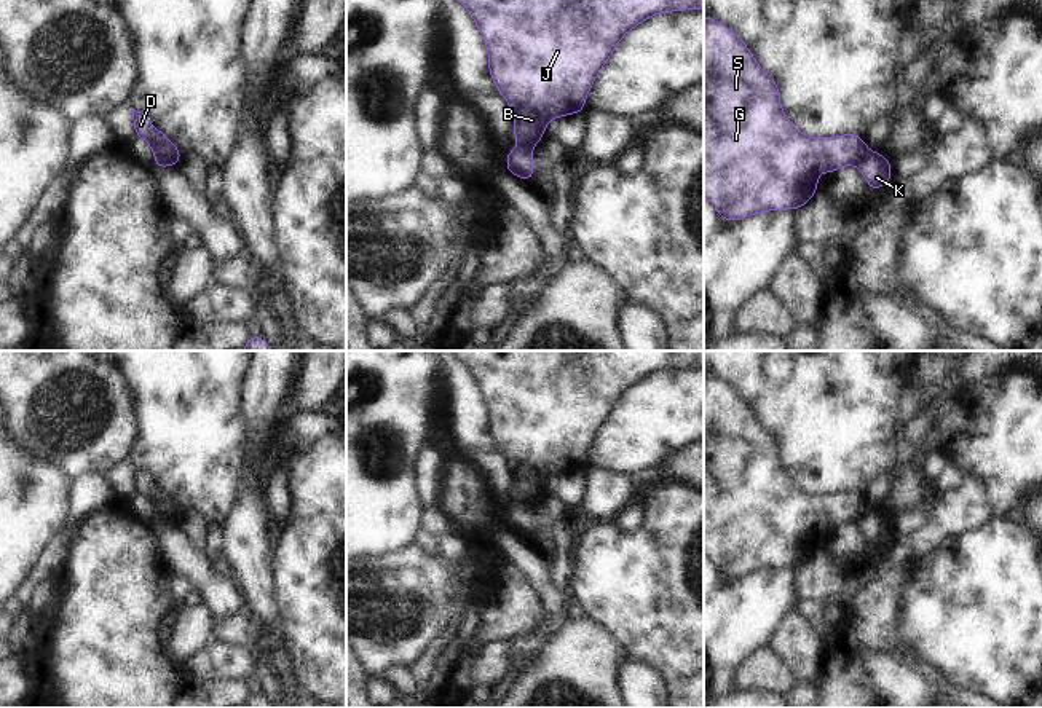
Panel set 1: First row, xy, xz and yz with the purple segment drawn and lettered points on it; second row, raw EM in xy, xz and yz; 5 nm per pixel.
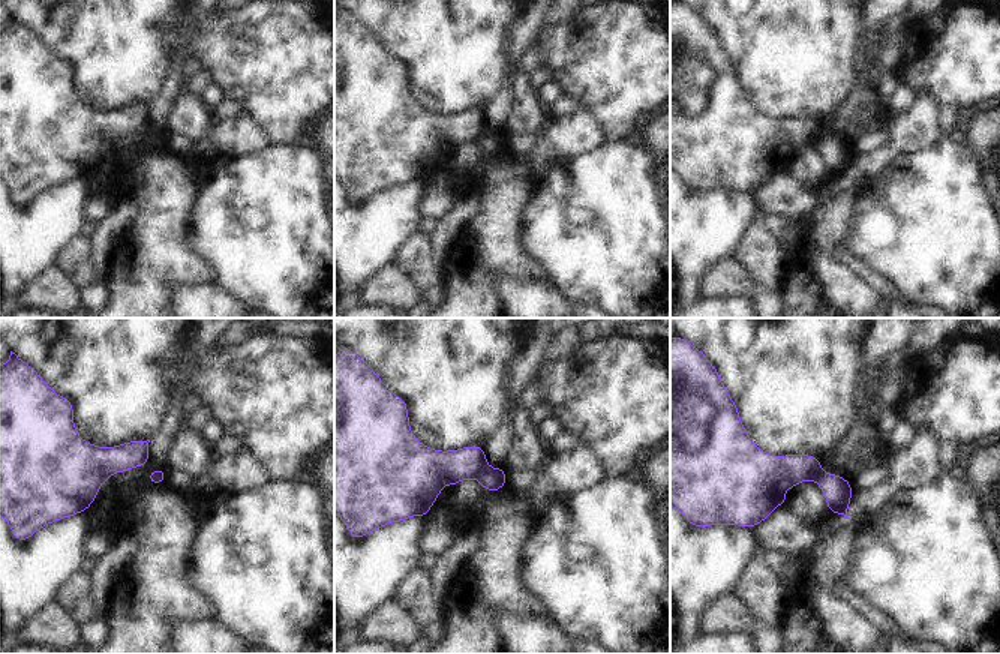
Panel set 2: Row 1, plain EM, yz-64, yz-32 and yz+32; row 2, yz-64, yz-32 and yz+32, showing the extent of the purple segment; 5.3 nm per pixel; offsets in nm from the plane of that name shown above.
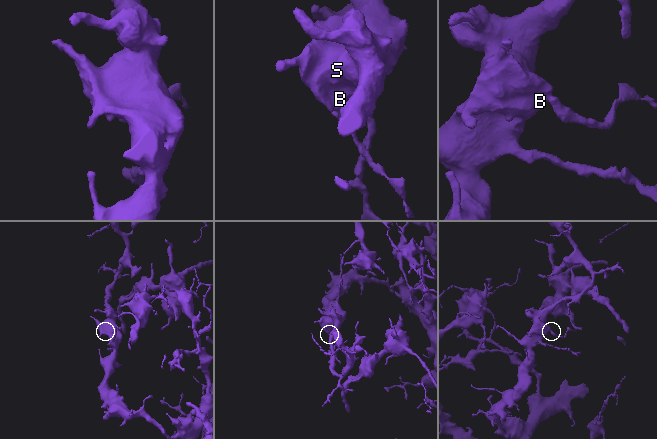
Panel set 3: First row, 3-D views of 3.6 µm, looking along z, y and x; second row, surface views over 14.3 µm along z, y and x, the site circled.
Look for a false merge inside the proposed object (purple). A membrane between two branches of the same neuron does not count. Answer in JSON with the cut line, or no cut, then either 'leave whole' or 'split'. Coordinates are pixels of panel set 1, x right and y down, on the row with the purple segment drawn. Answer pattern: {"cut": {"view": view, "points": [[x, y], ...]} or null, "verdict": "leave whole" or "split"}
{"cut": {"view": "yz", "points": [[867, 149], [856, 165]]}, "verdict": "split"}

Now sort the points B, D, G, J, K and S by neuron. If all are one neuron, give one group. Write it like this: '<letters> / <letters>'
B D G J S / K

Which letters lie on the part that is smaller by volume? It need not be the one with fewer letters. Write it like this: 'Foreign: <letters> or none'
Foreign: K

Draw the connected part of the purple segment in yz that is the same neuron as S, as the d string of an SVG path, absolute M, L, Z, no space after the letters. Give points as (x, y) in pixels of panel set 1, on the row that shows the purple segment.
M704 16L704 198L724 222L768 210L795 212L819 187L819 174L857 166L866 151L858 134L811 137L793 126L780 105L780 89L742 38Z

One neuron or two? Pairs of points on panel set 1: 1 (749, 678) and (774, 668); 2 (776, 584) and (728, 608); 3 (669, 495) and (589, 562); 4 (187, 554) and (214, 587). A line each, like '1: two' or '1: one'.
1: one
2: one
3: one
4: one

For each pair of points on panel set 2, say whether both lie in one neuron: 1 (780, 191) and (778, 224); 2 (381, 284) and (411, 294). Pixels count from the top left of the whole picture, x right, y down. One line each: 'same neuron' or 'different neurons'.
1: different neurons
2: same neuron

